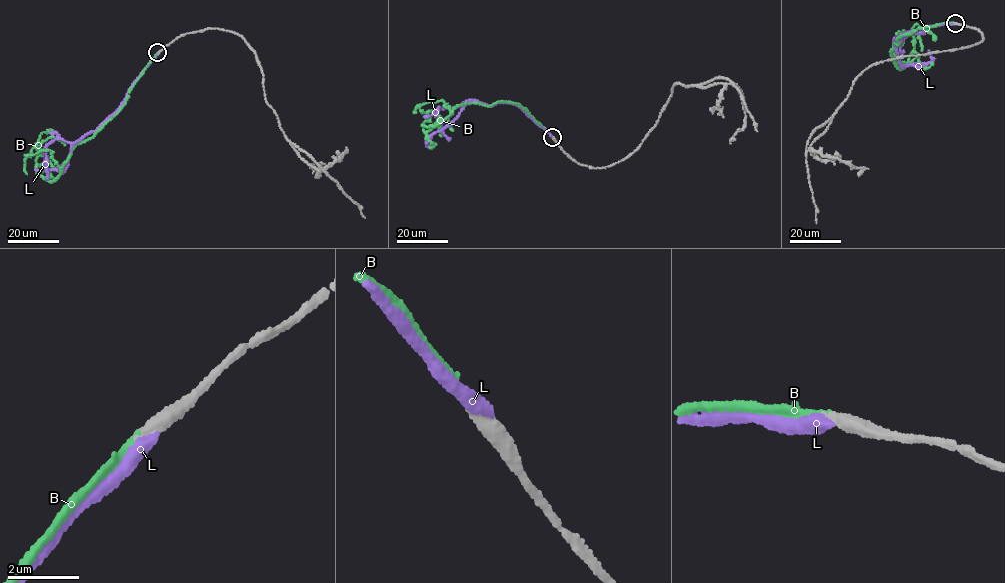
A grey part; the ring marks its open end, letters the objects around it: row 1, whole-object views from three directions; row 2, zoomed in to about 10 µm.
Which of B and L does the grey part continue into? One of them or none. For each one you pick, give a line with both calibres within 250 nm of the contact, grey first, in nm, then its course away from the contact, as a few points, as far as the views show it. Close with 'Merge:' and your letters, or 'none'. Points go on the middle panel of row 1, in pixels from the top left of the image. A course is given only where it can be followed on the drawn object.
B: Thickness 400 nm (grey) against 190 nm. Its course: (553, 137), (514, 103), (469, 103), (451, 111), (443, 101), (423, 103), (421, 111), (435, 111), (441, 136)
Merge: B

